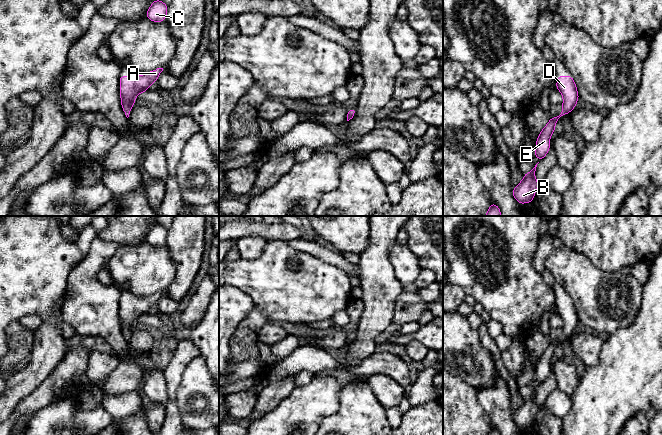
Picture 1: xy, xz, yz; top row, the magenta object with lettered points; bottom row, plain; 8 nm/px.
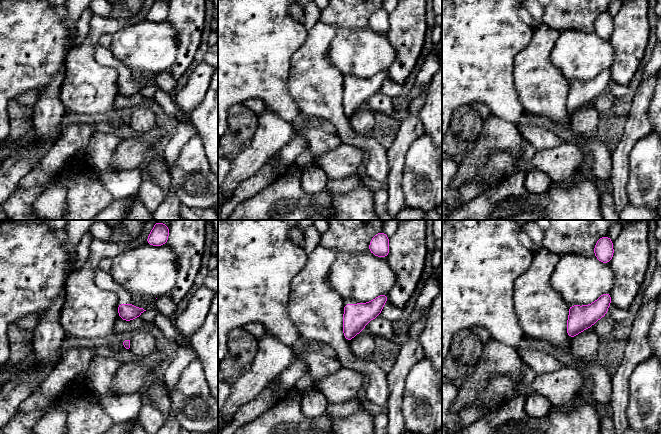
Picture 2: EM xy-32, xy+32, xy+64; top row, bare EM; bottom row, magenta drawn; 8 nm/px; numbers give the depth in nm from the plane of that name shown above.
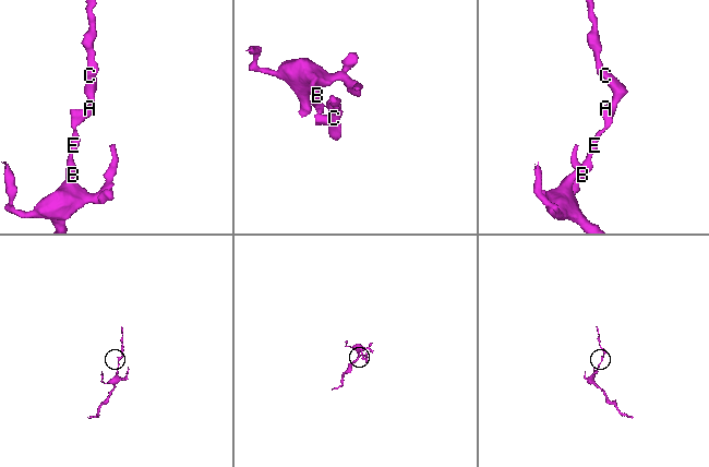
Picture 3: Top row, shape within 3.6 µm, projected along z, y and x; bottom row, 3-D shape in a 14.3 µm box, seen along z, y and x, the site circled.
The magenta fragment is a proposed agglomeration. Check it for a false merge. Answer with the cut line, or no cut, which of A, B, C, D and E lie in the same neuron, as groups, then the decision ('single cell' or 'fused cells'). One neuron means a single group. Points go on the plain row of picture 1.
no cut; A B C D E; single cell

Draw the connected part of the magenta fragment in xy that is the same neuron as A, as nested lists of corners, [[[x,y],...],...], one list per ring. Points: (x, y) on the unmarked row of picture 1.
[[[157,292],[151,296],[147,296],[142,300],[120,300],[120,321],[122,333],[129,341],[130,334],[135,327],[135,321],[145,315],[148,315],[149,310],[154,306],[158,305],[160,297],[163,292]]]

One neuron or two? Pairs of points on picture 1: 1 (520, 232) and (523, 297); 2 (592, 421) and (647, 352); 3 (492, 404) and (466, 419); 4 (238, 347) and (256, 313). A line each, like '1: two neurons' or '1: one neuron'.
1: one neuron
2: one neuron
3: two neurons
4: one neuron

